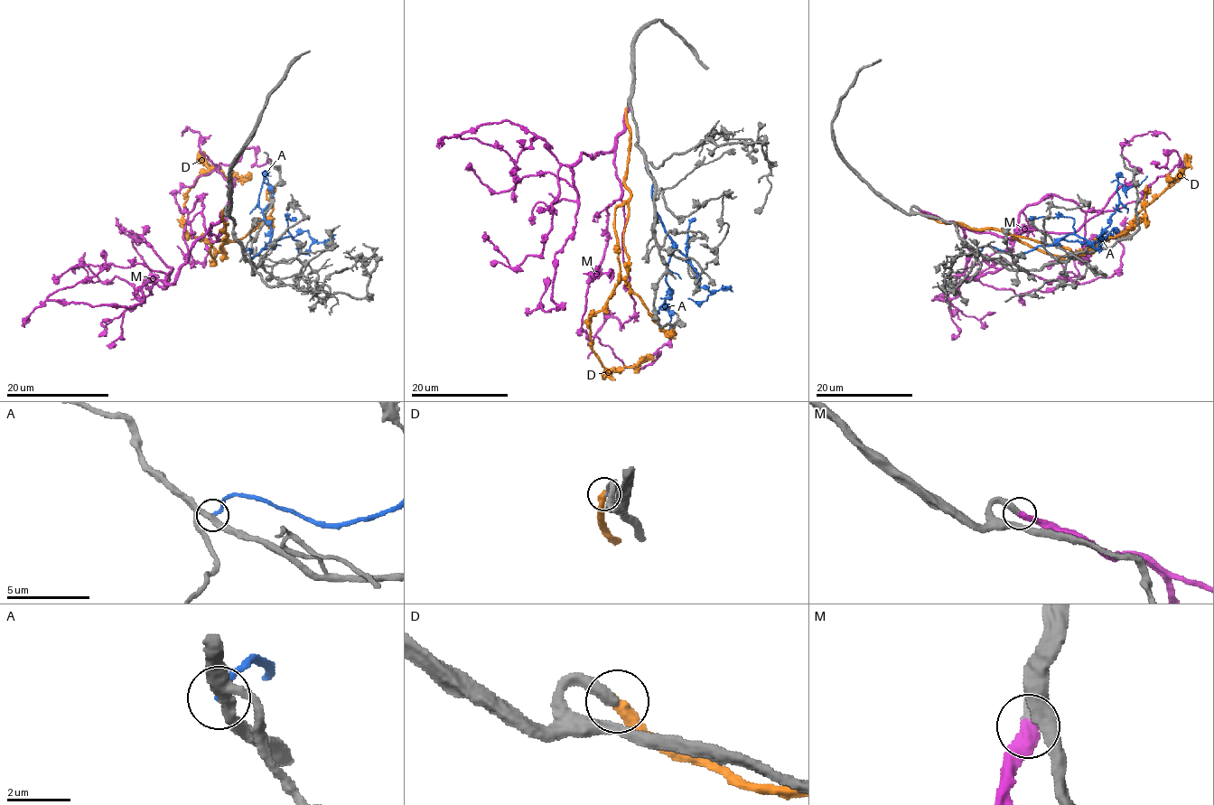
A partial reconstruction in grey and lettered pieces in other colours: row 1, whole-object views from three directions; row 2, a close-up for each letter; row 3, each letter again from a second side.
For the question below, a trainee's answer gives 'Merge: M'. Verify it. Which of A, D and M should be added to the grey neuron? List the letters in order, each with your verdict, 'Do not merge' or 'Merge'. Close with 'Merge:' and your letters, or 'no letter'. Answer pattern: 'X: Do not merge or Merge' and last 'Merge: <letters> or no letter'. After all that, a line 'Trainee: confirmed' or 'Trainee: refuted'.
A: Do not merge
D: Do not merge
M: Merge
Merge: M
Trainee: confirmed

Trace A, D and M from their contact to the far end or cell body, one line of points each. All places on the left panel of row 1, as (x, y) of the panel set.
A: (243, 255), (274, 241), (265, 247), (265, 174)
D: (223, 210), (228, 224), (219, 247), (225, 256), (182, 225), (186, 192), (212, 170), (247, 179), (252, 173)
M: (225, 210), (210, 229), (214, 241), (203, 195), (180, 210), (176, 194), (250, 148), (256, 164), (270, 161)

